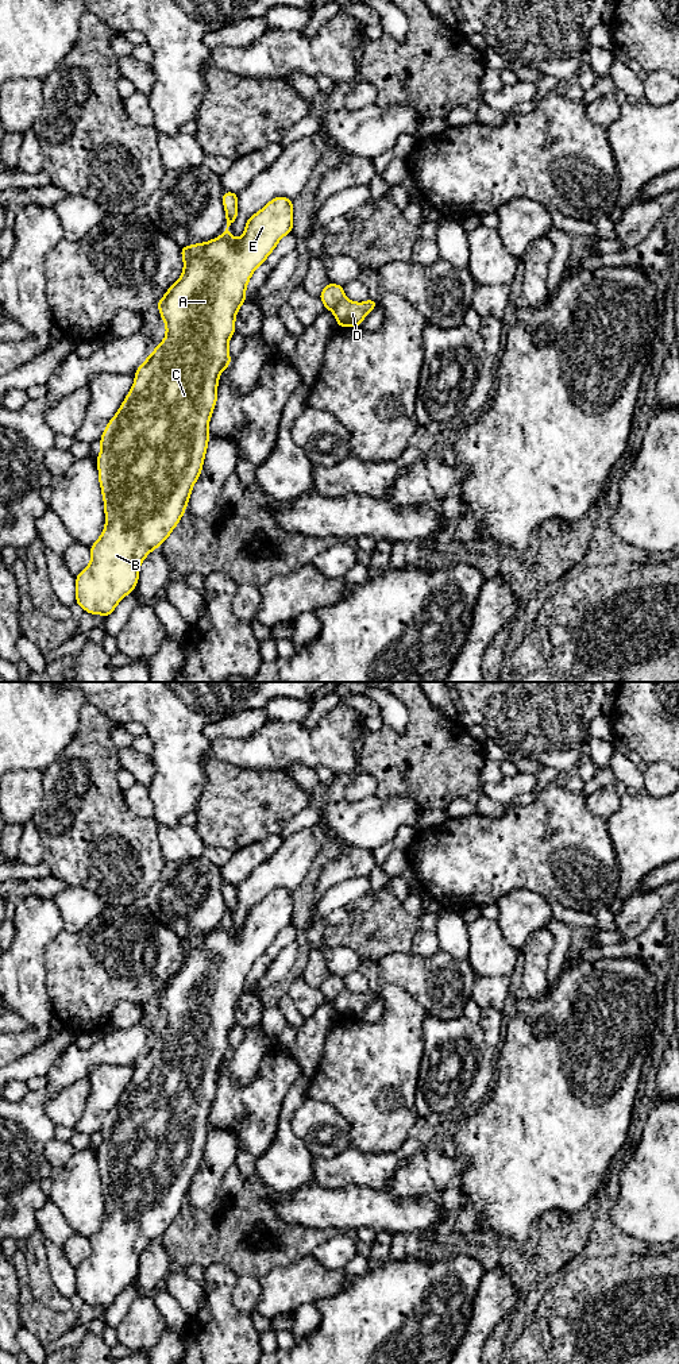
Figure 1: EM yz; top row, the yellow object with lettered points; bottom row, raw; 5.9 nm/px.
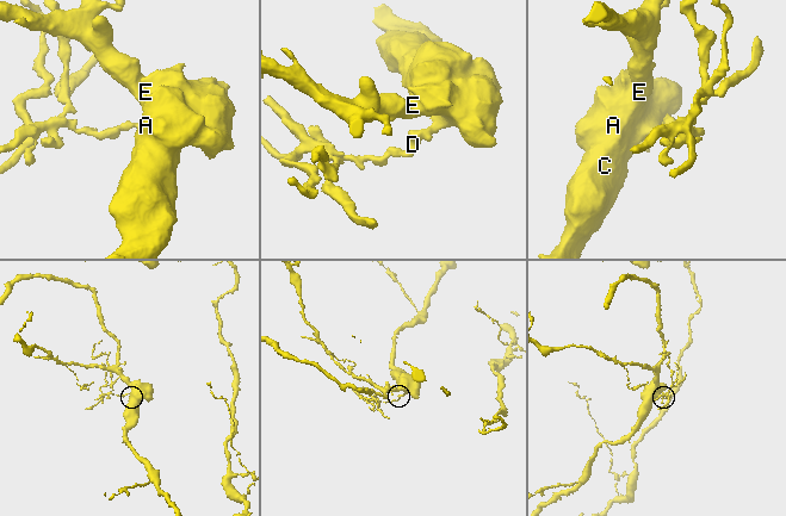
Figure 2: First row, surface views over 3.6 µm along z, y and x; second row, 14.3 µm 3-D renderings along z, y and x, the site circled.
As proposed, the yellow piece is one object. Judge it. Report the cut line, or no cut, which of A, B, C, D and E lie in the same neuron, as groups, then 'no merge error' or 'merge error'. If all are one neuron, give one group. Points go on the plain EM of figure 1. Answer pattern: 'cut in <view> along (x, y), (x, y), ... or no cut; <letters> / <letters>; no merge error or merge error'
cut in yz along (344, 987), (332, 1002); A B C E / D; merge error

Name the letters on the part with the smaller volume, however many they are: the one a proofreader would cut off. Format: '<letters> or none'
D

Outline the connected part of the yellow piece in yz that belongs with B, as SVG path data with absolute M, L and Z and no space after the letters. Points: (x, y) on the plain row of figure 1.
M224 883L227 920L216 930L181 940L184 962L165 987L155 995L165 1012L166 1028L136 1060L134 1076L105 1117L101 1143L97 1147L99 1174L104 1191L105 1219L90 1237L90 1255L76 1268L76 1294L88 1305L108 1309L116 1296L130 1286L139 1272L144 1249L170 1228L177 1218L202 1161L209 1133L209 1111L217 1093L217 1075L231 1055L228 1033L236 1024L235 1010L246 993L246 979L255 963L273 944L278 933L293 921L293 894L278 887L250 908L244 924L235 930L228 918L238 909L238 885Z

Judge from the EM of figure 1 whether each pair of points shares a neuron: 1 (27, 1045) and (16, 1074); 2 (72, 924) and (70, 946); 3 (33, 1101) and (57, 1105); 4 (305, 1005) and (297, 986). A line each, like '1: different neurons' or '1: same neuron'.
1: different neurons
2: different neurons
3: different neurons
4: same neuron

